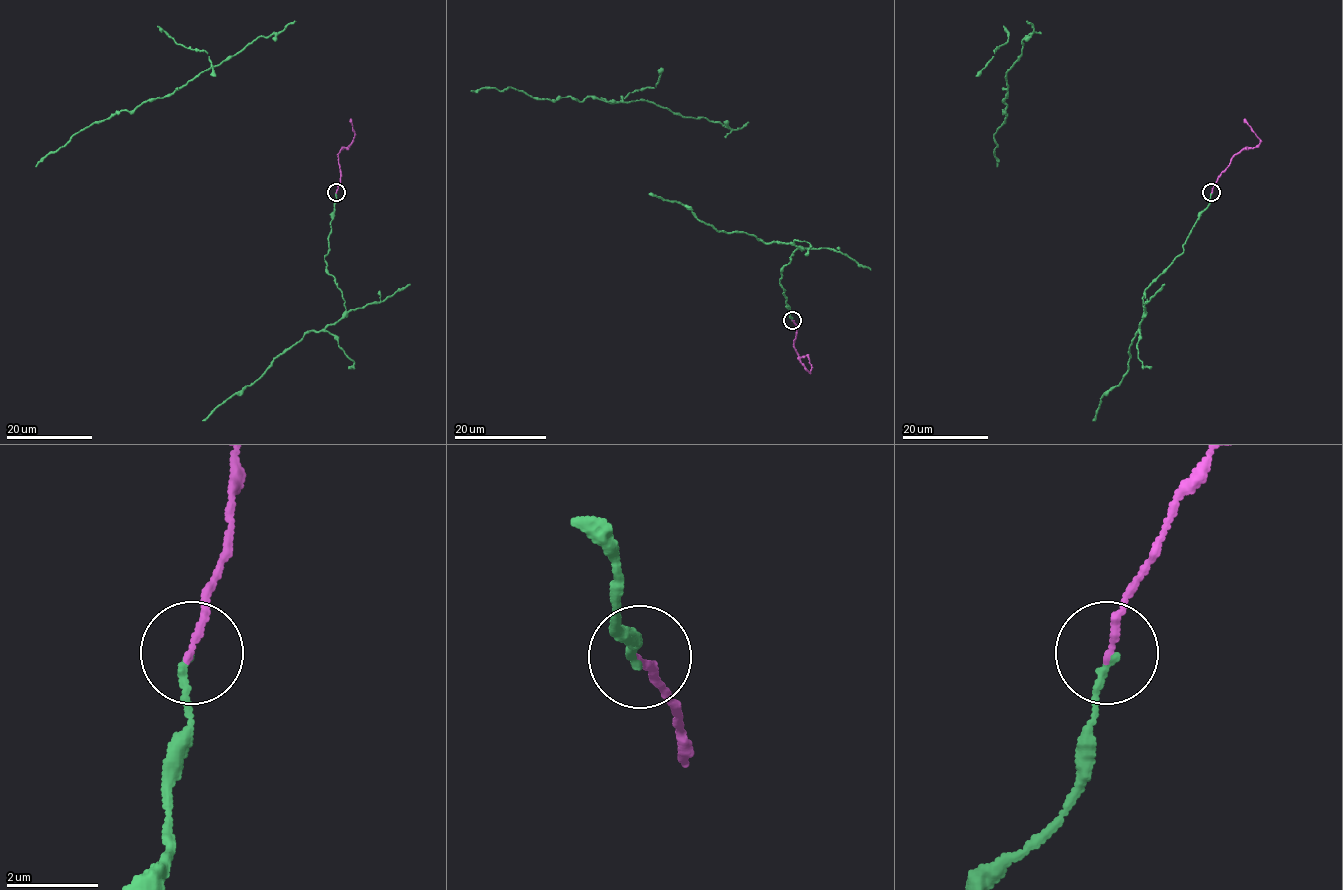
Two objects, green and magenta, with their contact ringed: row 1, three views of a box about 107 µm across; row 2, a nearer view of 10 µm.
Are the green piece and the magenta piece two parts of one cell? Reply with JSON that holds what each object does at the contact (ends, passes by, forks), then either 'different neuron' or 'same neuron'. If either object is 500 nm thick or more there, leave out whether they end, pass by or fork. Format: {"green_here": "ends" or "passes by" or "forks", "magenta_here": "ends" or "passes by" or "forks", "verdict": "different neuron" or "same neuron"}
{"green_here": "ends", "magenta_here": "ends", "verdict": "same neuron"}

